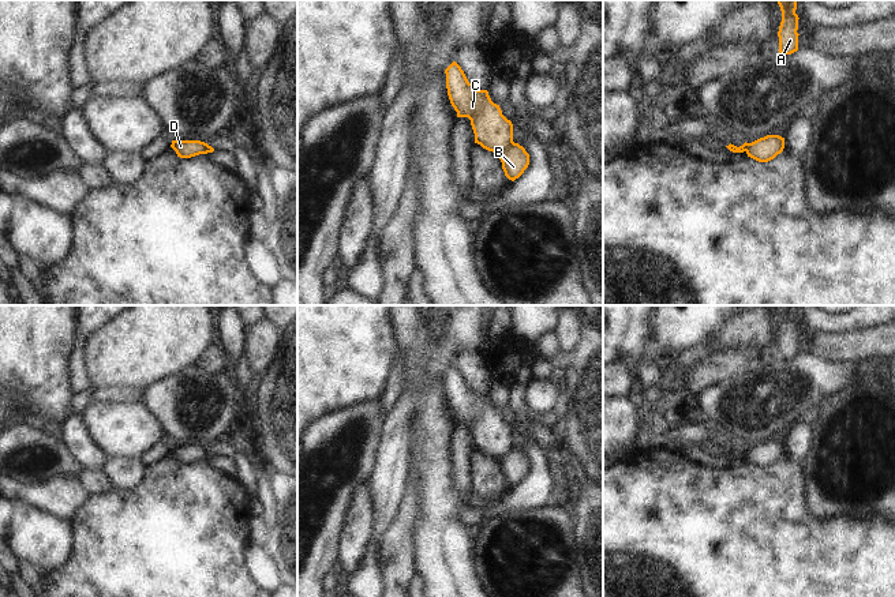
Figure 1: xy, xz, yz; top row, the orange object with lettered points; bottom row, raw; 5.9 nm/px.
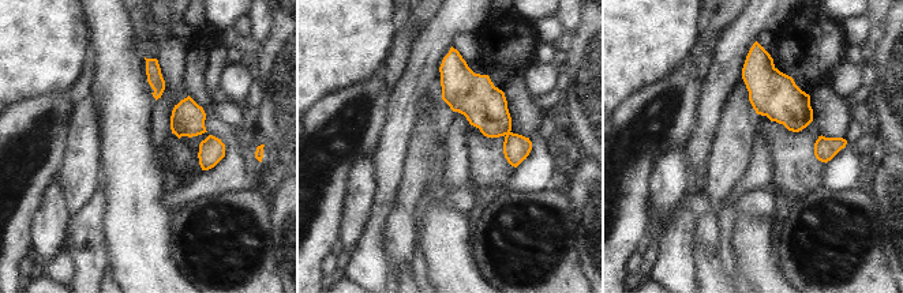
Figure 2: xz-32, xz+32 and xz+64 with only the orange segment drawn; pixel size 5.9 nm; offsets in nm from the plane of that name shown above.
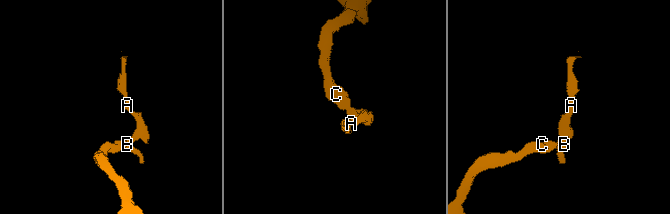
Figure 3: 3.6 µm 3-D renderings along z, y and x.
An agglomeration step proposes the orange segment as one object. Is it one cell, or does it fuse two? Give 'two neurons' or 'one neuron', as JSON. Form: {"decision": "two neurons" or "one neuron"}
{"decision": "two neurons"}

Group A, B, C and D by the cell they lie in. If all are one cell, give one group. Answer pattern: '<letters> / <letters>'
A B / C D

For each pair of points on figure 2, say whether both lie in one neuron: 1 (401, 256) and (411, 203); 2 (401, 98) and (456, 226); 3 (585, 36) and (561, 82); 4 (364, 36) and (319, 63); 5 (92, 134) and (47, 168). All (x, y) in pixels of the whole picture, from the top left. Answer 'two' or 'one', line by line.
1: one
2: two
3: two
4: one
5: two

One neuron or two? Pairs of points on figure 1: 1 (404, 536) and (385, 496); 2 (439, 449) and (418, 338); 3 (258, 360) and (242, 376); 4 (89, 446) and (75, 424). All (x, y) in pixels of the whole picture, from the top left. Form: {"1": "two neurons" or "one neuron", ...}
{"1": "two neurons", "2": "one neuron", "3": "two neurons", "4": "one neuron"}

